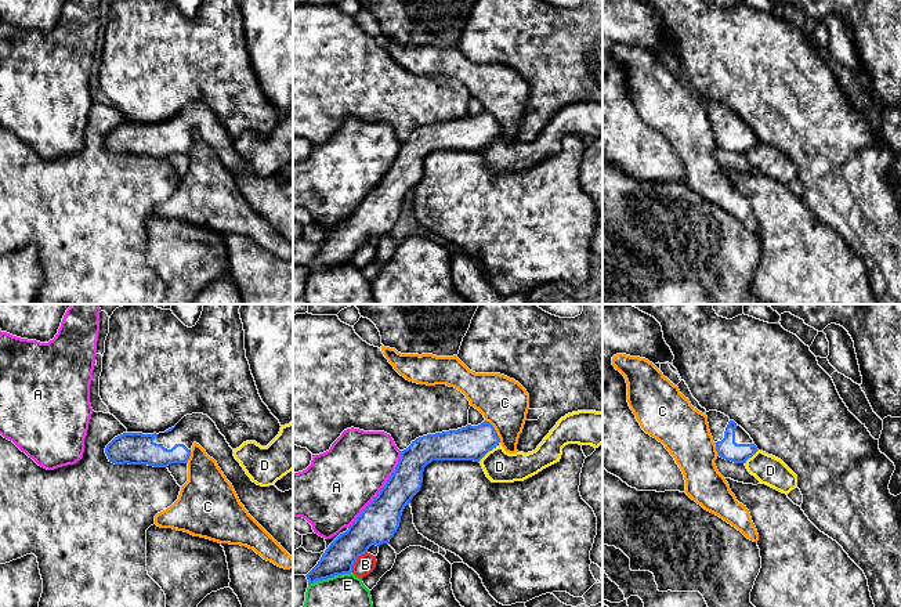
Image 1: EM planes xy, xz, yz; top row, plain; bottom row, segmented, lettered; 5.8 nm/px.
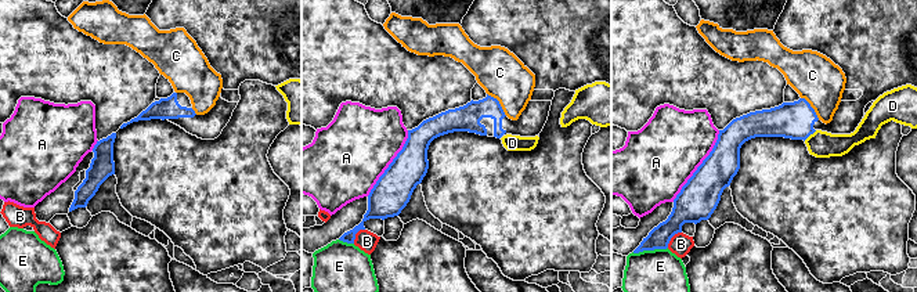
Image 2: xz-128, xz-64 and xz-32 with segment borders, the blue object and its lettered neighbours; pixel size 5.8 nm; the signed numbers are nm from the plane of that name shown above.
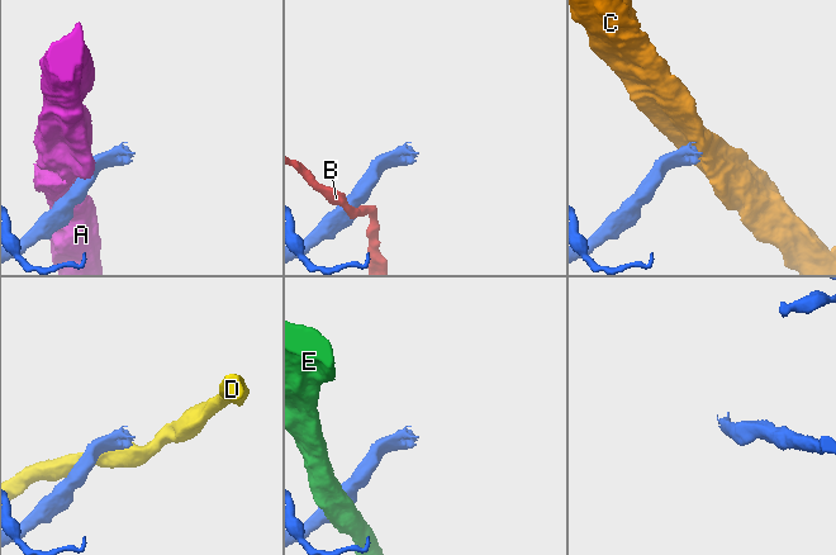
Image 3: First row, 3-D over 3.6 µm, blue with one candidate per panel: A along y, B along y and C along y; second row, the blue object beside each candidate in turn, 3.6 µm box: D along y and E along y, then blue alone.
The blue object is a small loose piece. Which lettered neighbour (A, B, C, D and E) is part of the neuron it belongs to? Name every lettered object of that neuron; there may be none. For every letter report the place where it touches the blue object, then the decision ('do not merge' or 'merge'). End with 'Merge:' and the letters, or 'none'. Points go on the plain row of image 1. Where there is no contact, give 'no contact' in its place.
A: contact xz (380, 180); do not merge
B: contact xz (355, 250); do not merge
C: contact xz (495, 120); do not merge
D: contact xz (487, 143); do not merge
E: contact xz (329, 267); do not merge
Merge: none

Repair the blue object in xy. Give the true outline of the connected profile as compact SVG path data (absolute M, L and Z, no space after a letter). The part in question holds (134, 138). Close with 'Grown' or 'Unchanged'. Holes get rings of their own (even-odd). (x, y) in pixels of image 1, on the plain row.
M187 105L159 124L123 123L106 136L105 144L115 155L167 158L187 153L195 133L217 152L249 205L293 248L293 178L282 183L253 173L207 105Z. Grown

